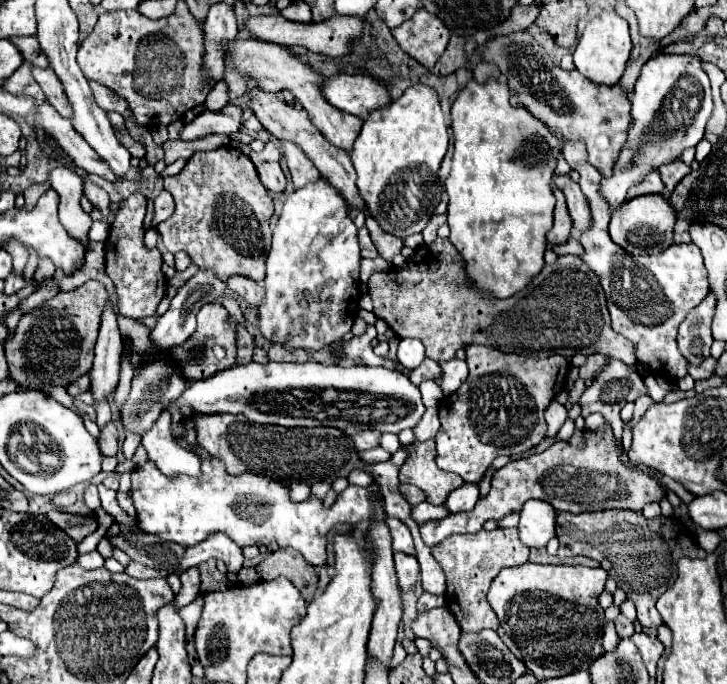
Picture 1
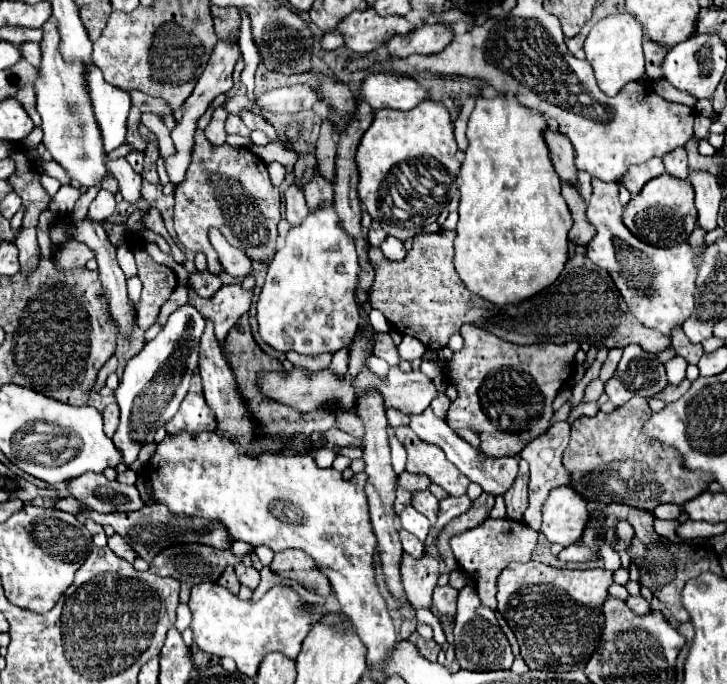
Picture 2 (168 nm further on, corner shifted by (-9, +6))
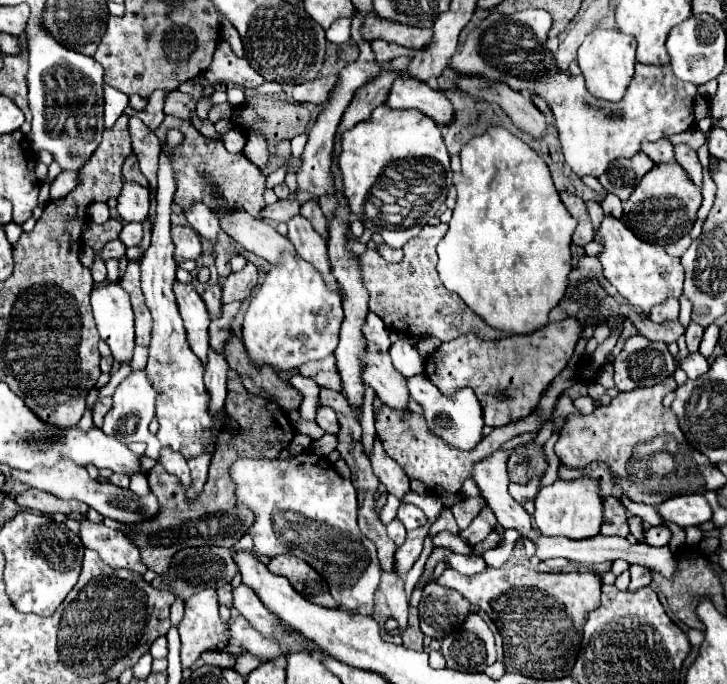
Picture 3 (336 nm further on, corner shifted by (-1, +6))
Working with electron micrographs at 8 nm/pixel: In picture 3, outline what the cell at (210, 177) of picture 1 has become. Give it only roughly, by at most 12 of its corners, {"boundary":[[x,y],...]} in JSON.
{"boundary":[[166,116],[184,132],[174,150],[180,208],[244,208],[262,220],[266,176],[222,140]]}

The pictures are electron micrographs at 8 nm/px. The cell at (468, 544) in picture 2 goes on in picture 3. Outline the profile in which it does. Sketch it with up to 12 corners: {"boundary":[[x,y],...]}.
{"boundary":[[438,532],[434,546],[450,548],[458,554],[478,556],[458,534]]}

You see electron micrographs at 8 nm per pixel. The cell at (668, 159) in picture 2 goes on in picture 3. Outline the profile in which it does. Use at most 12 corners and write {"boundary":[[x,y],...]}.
{"boundary":[[670,140],[644,142],[642,152],[654,164],[674,162]]}

